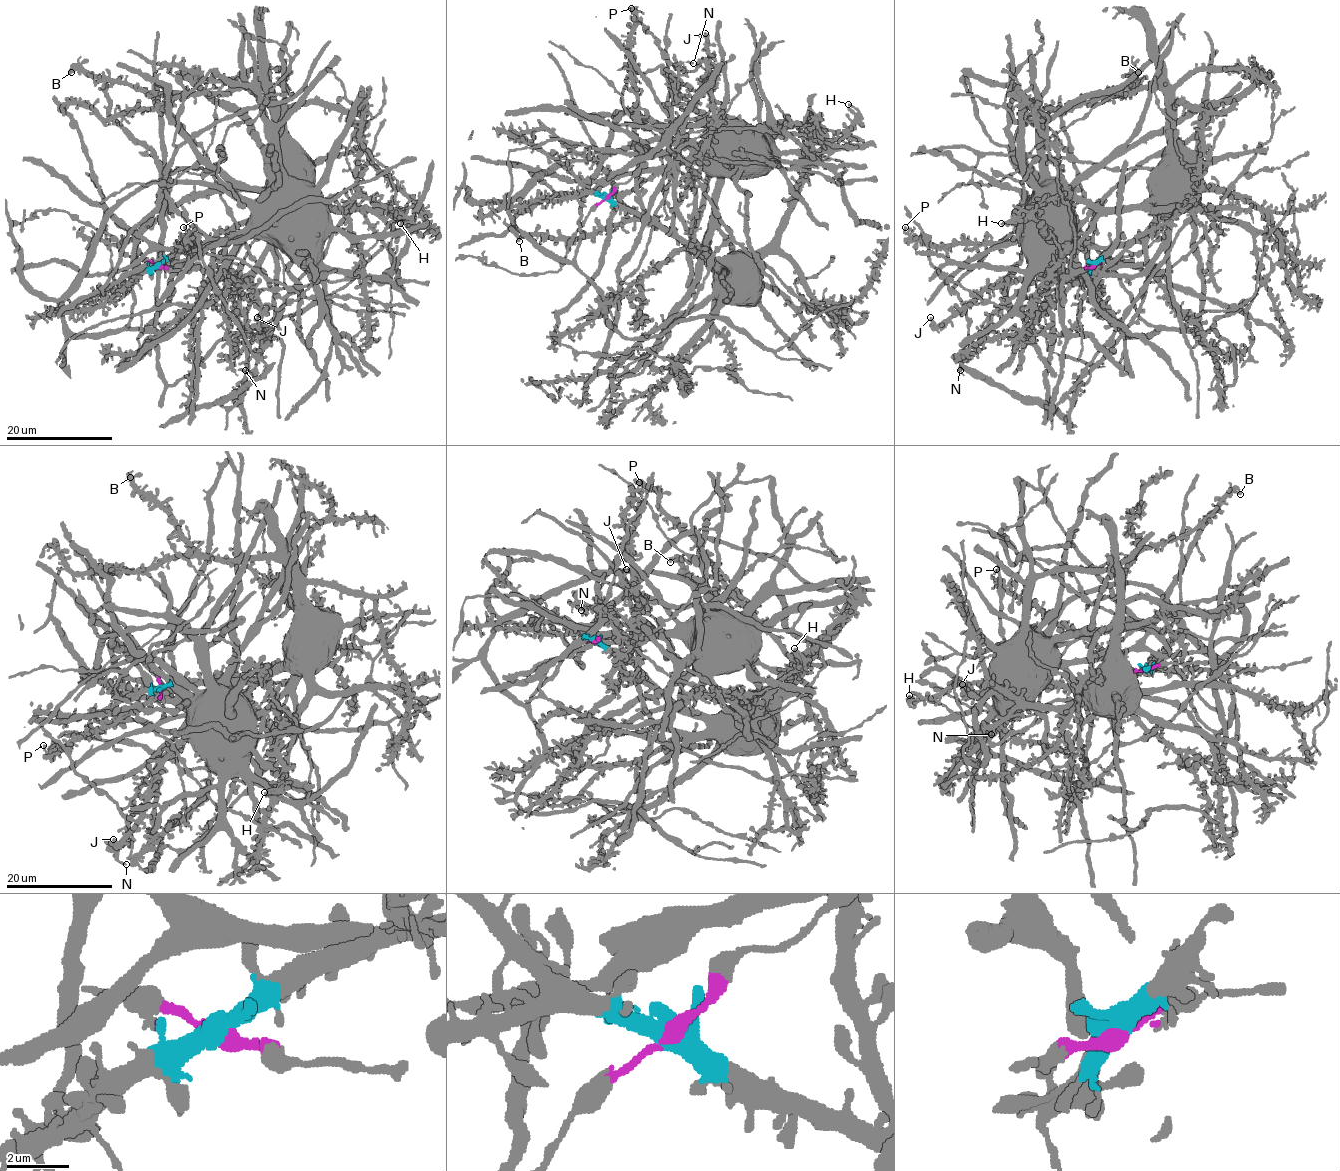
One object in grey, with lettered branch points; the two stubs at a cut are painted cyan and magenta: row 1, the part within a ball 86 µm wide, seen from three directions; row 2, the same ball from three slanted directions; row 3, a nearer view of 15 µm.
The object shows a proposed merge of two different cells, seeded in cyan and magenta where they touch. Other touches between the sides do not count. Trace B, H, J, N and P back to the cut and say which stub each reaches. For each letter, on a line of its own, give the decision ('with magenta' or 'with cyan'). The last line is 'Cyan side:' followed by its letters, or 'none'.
B: with cyan
H: with cyan
J: with cyan
N: with cyan
P: with cyan
Cyan side: B, H, J, N, P

